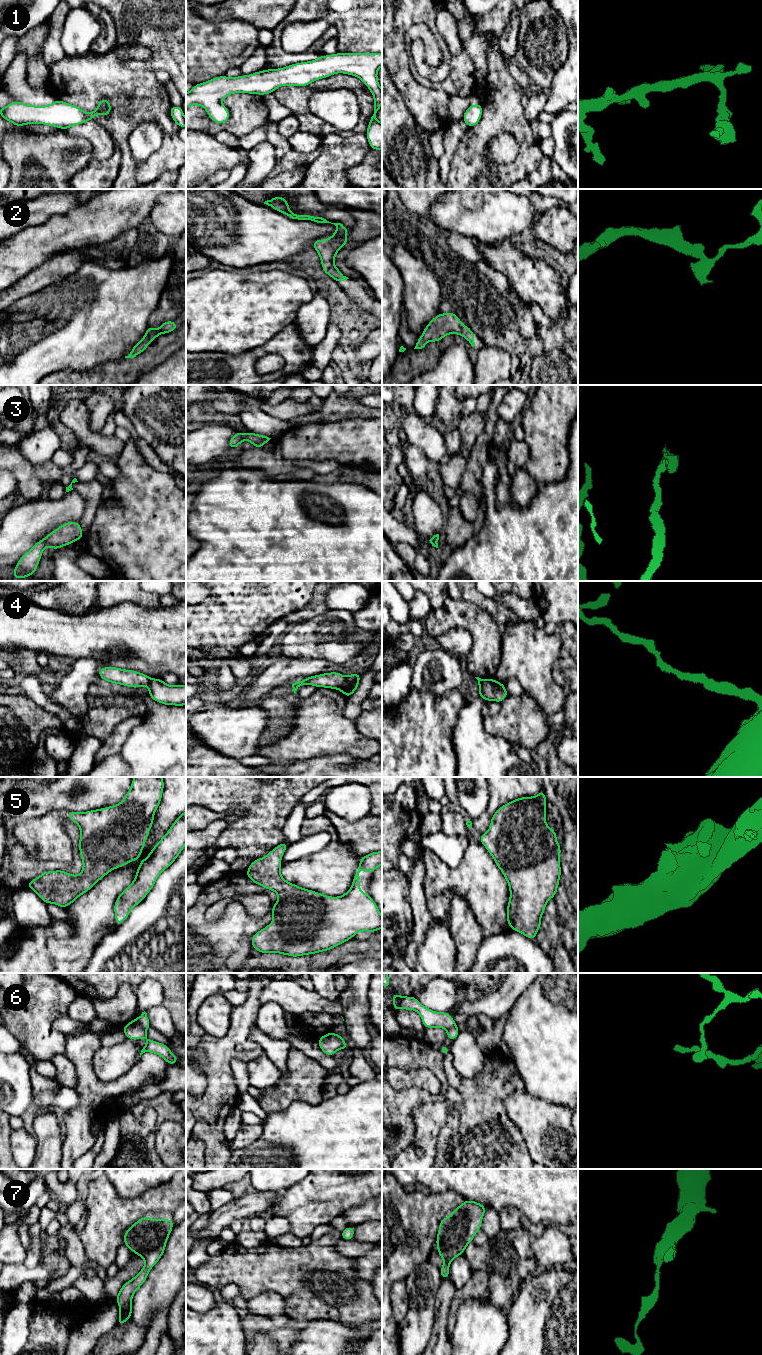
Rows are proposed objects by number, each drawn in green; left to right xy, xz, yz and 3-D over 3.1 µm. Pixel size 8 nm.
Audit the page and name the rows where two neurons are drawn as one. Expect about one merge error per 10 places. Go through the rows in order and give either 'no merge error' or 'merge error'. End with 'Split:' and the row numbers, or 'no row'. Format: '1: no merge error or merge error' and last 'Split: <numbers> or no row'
1: no merge error
2: no merge error
3: no merge error
4: merge error
5: no merge error
6: merge error
7: no merge error
Split: 4, 6

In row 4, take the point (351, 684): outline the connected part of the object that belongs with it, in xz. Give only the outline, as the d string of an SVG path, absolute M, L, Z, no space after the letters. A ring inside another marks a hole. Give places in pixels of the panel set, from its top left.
M361 673L350 674L346 677L345 683L339 689L347 698L349 698L358 688Z

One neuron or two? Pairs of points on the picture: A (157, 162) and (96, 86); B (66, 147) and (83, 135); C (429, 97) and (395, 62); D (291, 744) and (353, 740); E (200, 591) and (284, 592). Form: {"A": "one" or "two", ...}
{"A": "one", "B": "two", "C": "one", "D": "one", "E": "two"}

